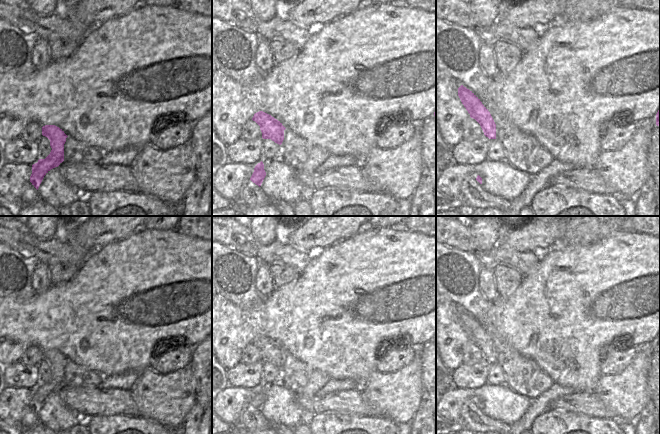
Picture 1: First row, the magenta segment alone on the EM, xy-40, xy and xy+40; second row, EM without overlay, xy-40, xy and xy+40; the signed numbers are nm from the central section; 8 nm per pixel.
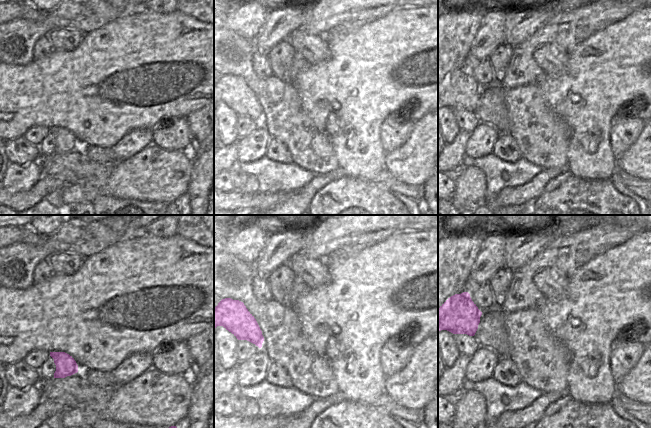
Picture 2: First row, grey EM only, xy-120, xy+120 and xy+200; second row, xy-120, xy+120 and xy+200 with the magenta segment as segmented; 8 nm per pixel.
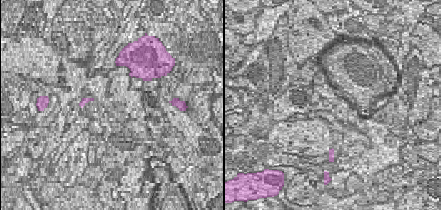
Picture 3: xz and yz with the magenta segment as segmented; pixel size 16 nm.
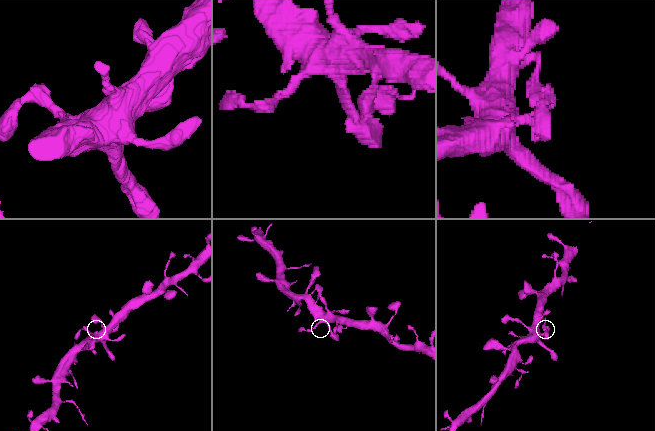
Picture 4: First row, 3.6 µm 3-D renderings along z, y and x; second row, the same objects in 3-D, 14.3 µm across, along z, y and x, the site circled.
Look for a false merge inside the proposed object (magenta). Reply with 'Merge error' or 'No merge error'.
No merge error.

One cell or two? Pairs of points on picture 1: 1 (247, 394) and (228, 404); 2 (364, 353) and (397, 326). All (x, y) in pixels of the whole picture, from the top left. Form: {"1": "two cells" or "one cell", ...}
{"1": "one cell", "2": "one cell"}

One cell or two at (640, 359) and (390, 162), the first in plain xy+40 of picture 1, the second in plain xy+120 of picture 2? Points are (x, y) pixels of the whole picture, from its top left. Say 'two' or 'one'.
one

